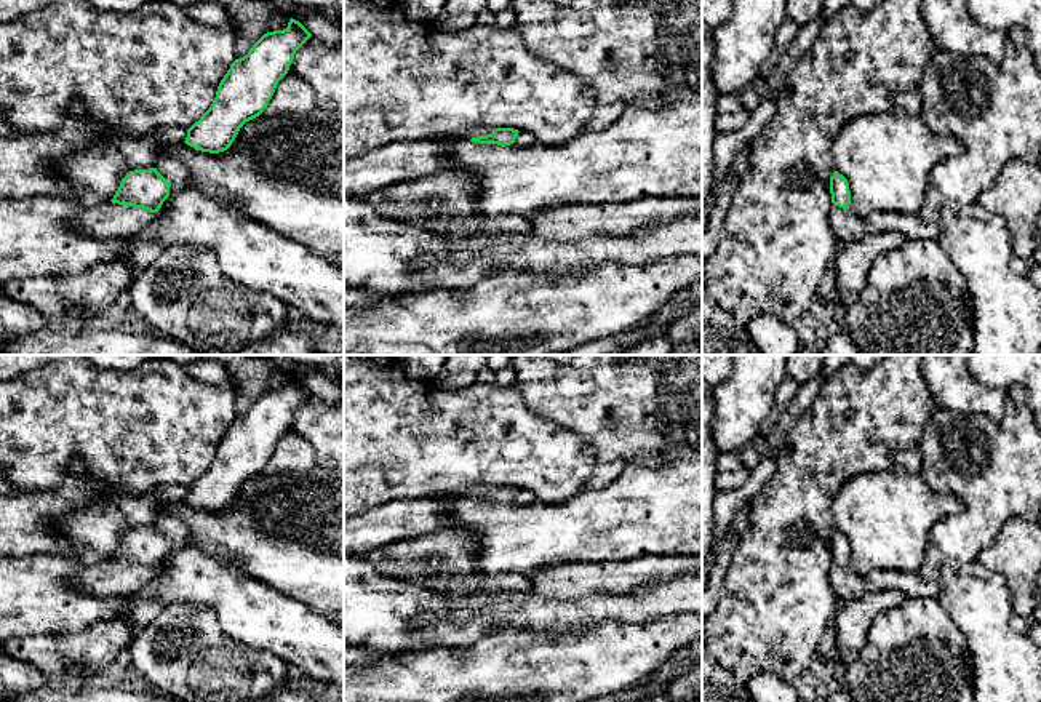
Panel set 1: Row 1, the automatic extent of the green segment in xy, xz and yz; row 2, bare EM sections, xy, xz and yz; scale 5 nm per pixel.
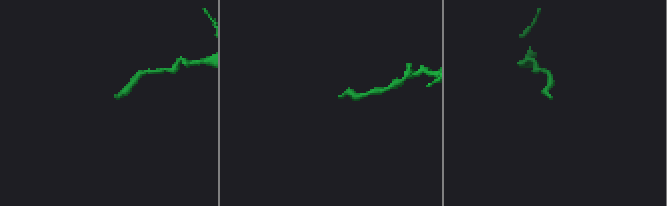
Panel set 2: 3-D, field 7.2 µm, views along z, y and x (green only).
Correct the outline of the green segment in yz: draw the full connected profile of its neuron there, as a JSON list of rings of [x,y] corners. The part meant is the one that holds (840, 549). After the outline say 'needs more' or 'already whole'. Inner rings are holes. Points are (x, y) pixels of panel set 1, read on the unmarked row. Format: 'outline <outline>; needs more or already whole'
outline [[[838,529],[830,536],[832,569],[830,582],[838,600],[844,603],[859,600],[865,593],[864,577],[857,576],[851,568],[851,548],[848,537]]]; needs more

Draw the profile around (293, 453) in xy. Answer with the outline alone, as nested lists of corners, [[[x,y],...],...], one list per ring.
[[[286,432],[261,473],[305,472],[317,465],[312,445],[294,432]]]

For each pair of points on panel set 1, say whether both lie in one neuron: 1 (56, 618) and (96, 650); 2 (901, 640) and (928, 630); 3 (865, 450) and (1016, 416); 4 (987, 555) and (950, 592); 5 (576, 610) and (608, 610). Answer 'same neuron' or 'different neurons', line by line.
1: different neurons
2: same neuron
3: different neurons
4: different neurons
5: same neuron

